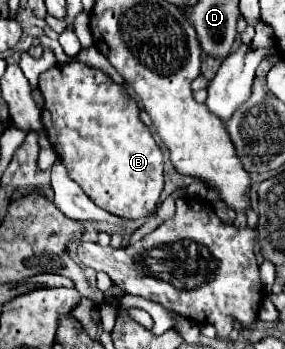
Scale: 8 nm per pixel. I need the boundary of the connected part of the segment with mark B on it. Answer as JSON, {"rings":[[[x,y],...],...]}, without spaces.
{"rings":[[[80,61],[50,67],[40,75],[38,87],[44,97],[42,123],[46,135],[62,157],[70,179],[112,215],[124,219],[148,217],[164,187],[162,151],[150,129],[142,125],[134,97],[100,69]]]}

